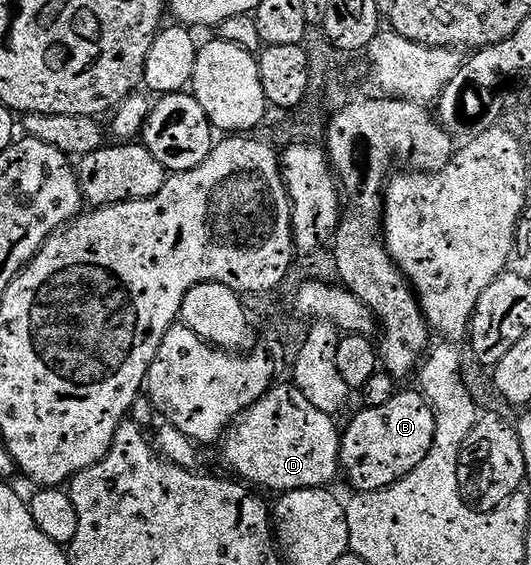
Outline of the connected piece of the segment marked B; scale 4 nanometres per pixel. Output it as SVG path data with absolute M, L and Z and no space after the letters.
M419 389L404 390L381 406L364 410L343 431L340 465L356 492L379 492L414 472L434 444L435 414Z

